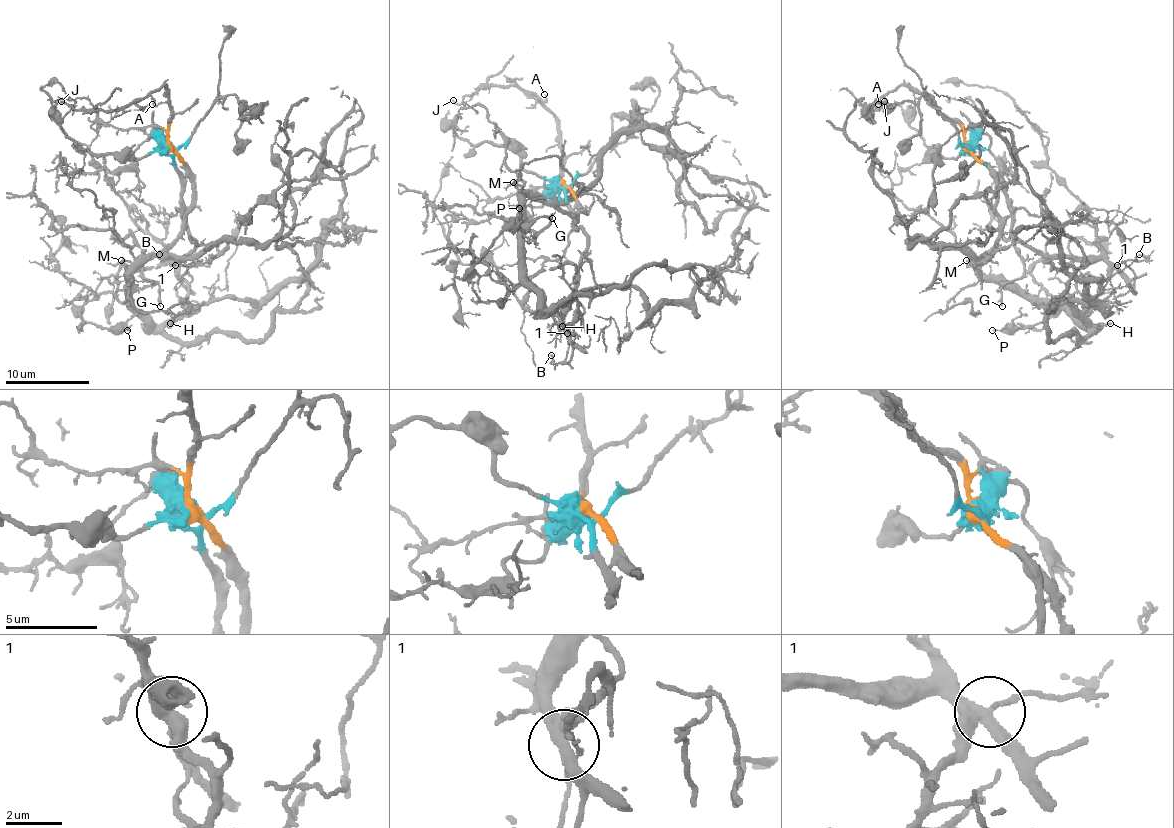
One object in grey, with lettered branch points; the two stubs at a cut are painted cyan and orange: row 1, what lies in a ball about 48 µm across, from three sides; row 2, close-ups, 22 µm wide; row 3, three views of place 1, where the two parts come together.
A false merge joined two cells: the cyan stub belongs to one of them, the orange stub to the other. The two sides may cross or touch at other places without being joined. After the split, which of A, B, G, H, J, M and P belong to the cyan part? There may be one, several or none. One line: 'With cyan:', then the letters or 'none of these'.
With cyan: P

